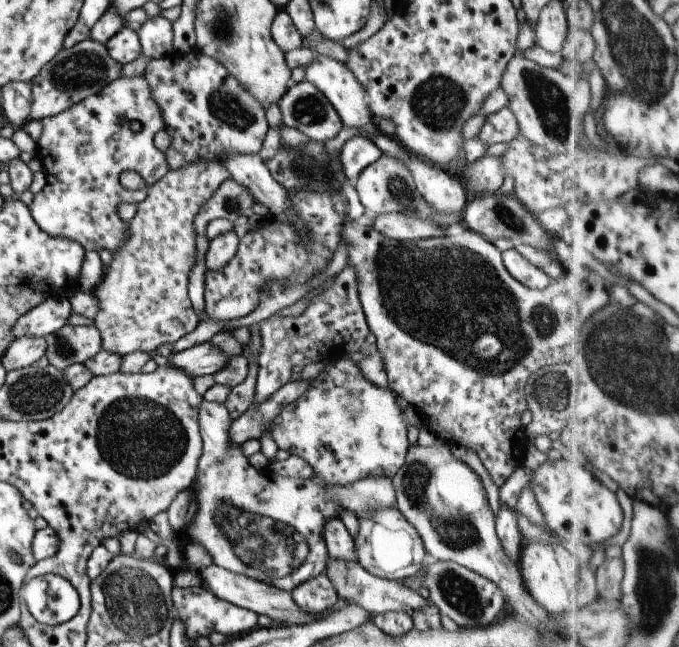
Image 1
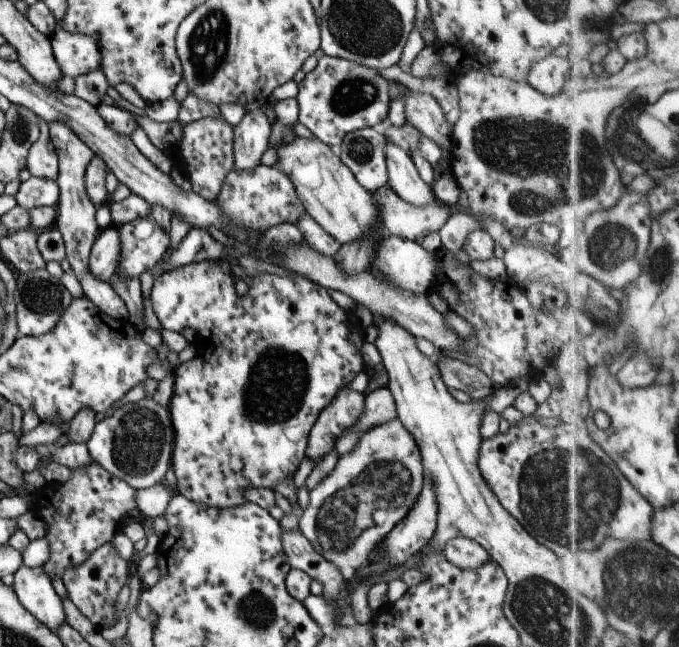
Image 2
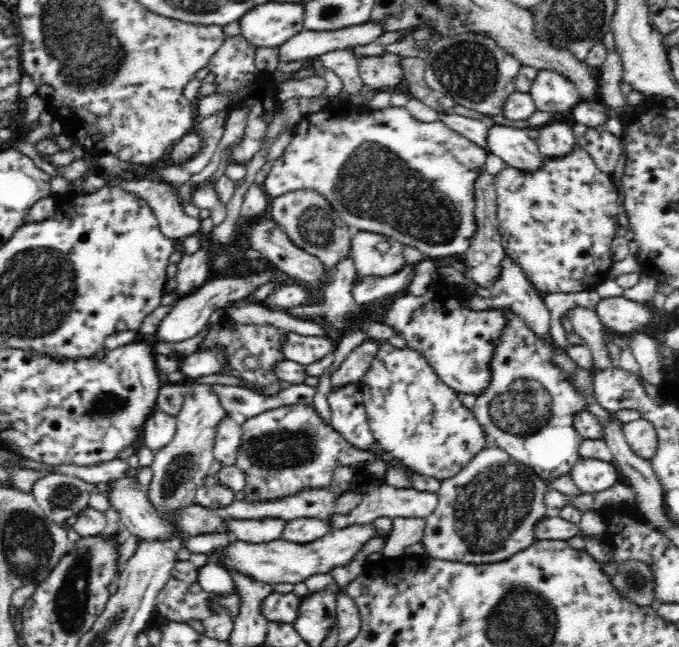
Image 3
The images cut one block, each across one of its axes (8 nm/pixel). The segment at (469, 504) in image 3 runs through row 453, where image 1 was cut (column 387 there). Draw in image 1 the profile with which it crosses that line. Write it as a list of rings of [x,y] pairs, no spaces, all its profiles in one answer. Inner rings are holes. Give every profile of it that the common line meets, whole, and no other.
[[[202,399],[199,402],[199,410],[197,410],[197,420],[199,425],[200,437],[202,440],[202,453],[197,461],[197,474],[195,474],[195,480],[192,482],[193,486],[193,496],[194,502],[196,504],[196,509],[191,520],[188,522],[187,526],[184,527],[187,536],[190,538],[191,547],[199,544],[213,560],[213,564],[218,567],[223,568],[223,570],[228,570],[234,572],[235,574],[240,574],[247,576],[249,578],[255,579],[259,582],[265,582],[265,584],[271,584],[275,588],[285,590],[290,592],[301,582],[309,580],[309,578],[315,578],[319,573],[324,572],[325,566],[327,566],[328,554],[325,546],[325,541],[323,540],[323,524],[331,518],[338,518],[339,510],[347,510],[357,520],[361,516],[365,516],[369,510],[375,510],[375,508],[395,508],[396,499],[395,499],[395,490],[393,490],[392,478],[385,478],[385,476],[379,476],[379,478],[361,478],[361,480],[355,480],[353,484],[347,484],[347,486],[341,486],[341,484],[325,484],[323,480],[319,480],[315,474],[309,476],[309,478],[291,478],[291,477],[282,477],[275,476],[269,471],[263,472],[255,469],[247,461],[247,457],[243,456],[243,452],[239,449],[240,446],[235,446],[231,444],[227,432],[229,432],[229,426],[232,422],[227,414],[227,410],[223,403],[219,404],[218,402],[211,402]]]

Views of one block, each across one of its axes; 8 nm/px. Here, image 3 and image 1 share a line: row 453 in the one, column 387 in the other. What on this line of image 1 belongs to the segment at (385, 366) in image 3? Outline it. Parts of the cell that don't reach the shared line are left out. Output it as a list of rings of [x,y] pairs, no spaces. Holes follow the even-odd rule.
[[[339,358],[331,361],[321,372],[319,380],[309,384],[309,388],[287,404],[273,420],[269,434],[279,450],[285,450],[290,455],[302,458],[311,466],[313,474],[323,480],[325,484],[353,484],[361,478],[392,478],[403,466],[407,444],[407,422],[402,417],[403,413],[397,398],[389,388],[377,388],[375,384],[367,382],[359,367],[349,358]]]

